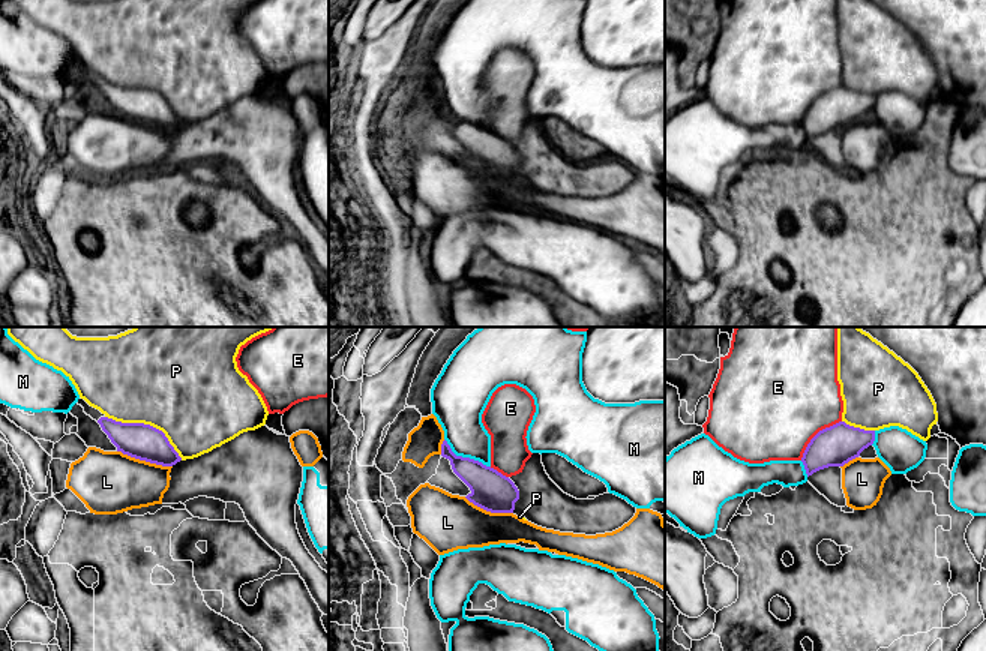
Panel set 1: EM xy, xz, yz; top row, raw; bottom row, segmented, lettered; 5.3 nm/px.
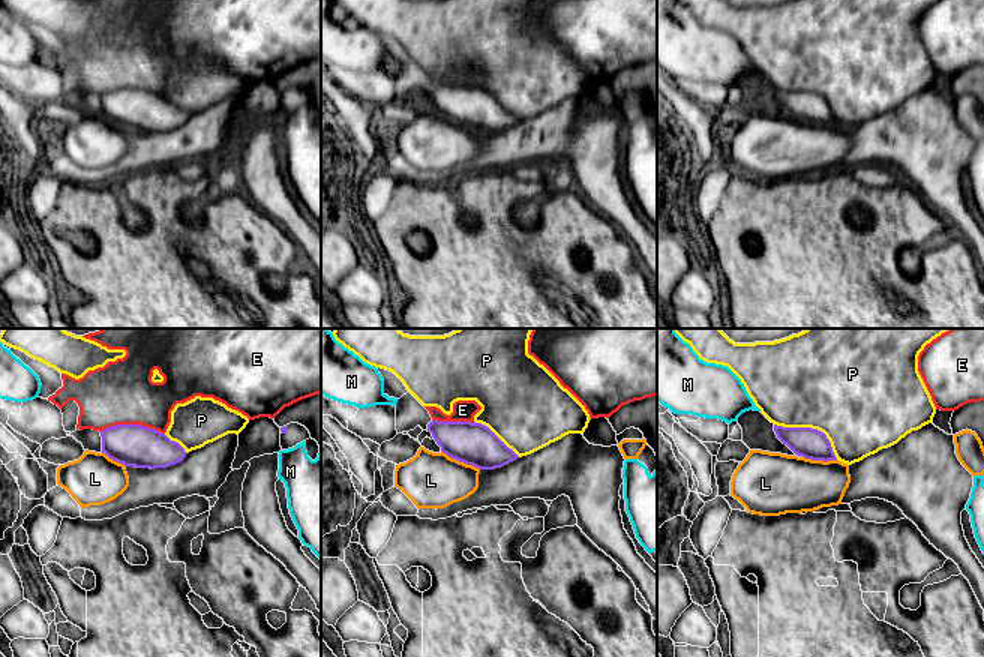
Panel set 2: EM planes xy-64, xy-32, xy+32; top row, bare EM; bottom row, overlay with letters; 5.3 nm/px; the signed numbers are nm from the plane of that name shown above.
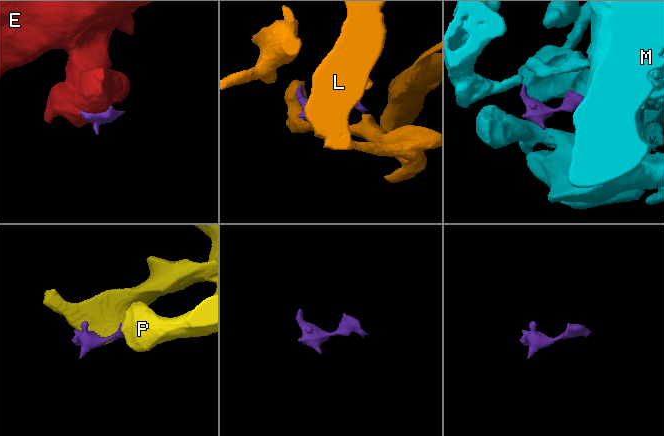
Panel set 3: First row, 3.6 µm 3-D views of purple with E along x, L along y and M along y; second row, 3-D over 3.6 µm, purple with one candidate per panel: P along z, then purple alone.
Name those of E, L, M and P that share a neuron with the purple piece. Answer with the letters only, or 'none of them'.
none of them

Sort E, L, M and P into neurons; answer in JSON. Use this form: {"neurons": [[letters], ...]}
{"neurons": [["E"], ["L"], ["M"], ["P"]]}

